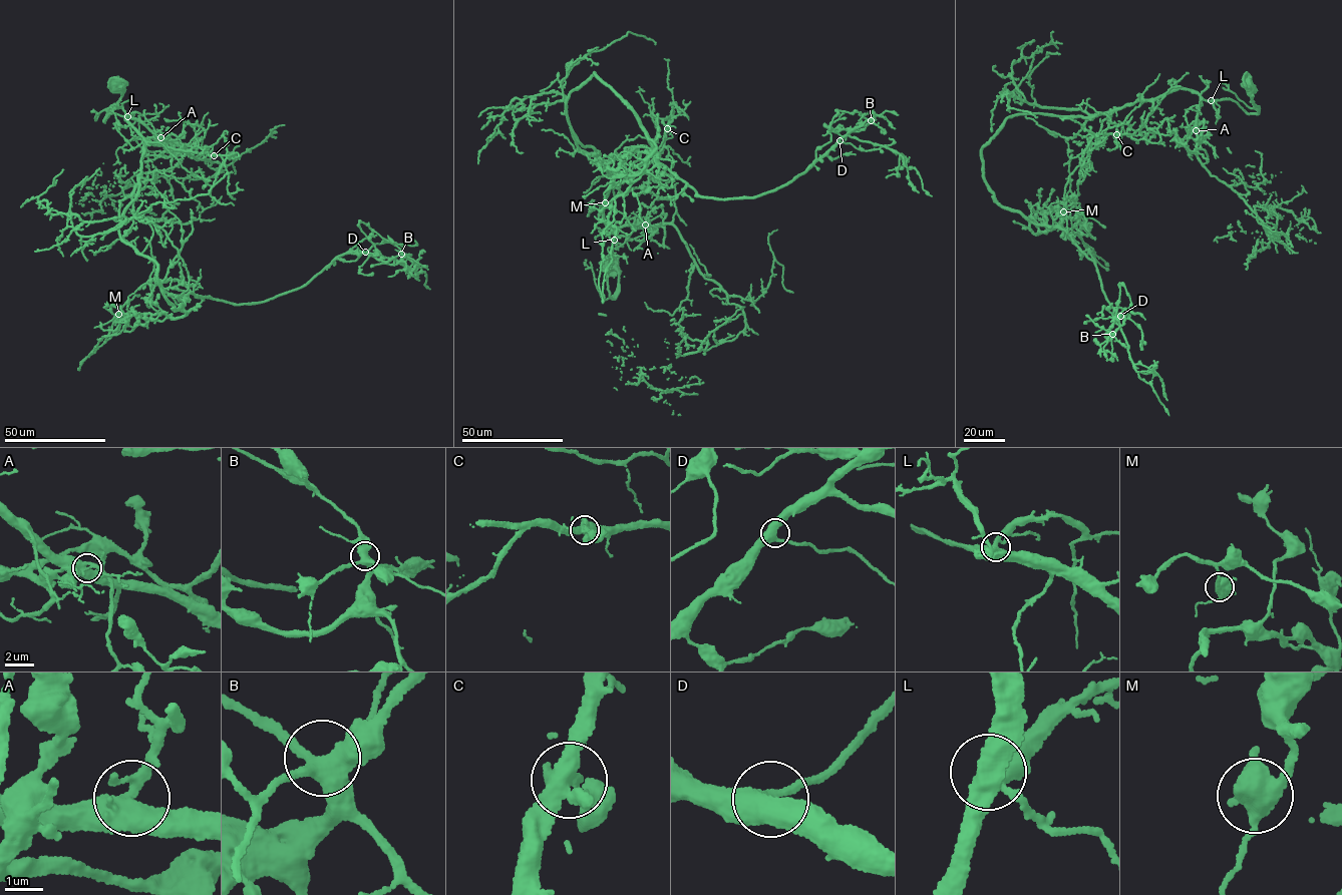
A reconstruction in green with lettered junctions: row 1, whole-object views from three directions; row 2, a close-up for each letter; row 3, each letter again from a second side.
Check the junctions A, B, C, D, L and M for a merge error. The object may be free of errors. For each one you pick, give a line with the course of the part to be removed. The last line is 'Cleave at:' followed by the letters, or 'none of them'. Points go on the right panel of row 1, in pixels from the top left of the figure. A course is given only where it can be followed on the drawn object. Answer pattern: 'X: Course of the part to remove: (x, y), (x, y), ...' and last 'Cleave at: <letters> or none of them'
C: Course of the part to remove: (1116, 134), (1155, 122), (1263, 178), (1248, 262), (1275, 228), (1189, 152)
Cleave at: C

